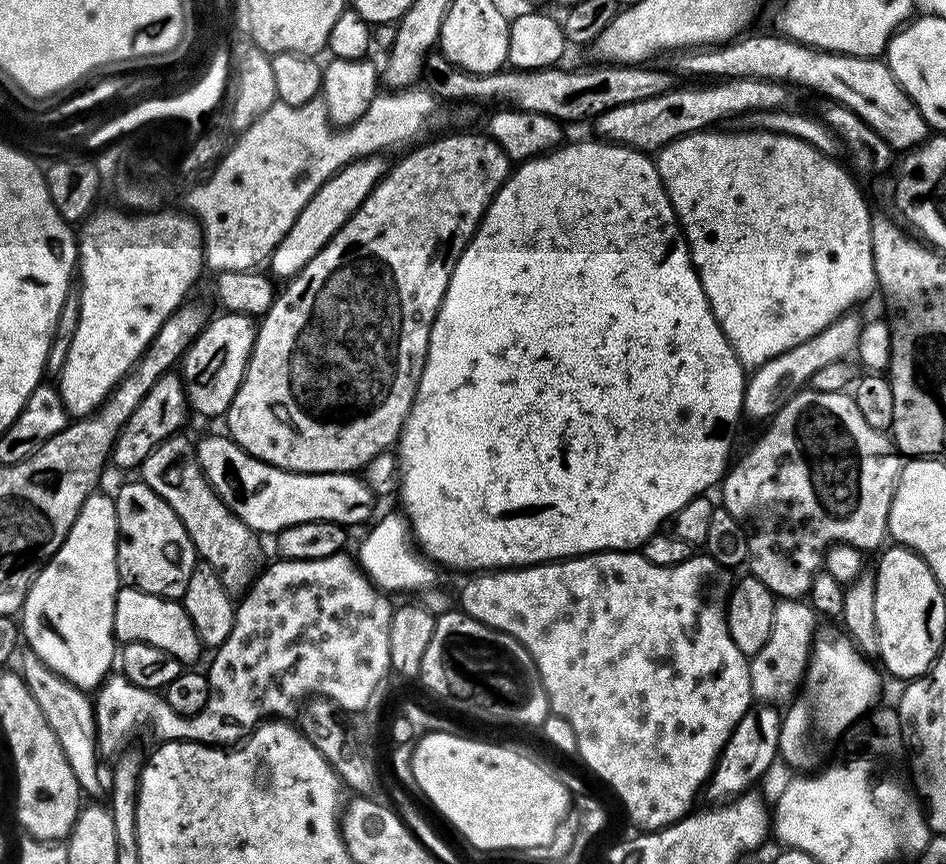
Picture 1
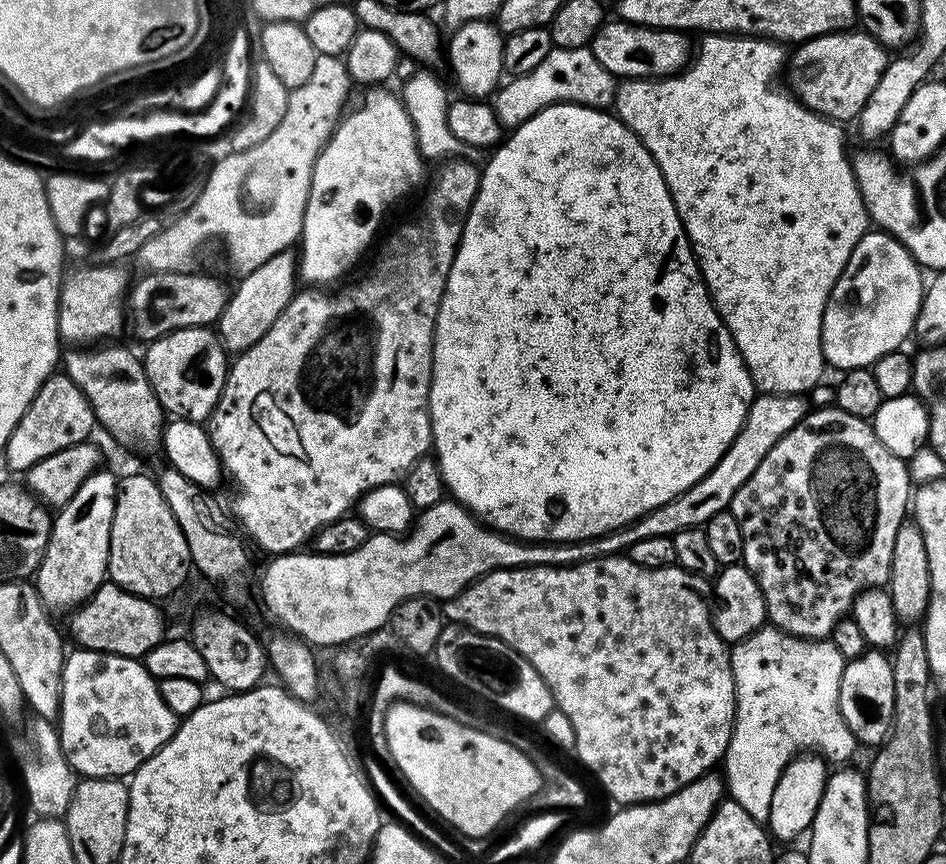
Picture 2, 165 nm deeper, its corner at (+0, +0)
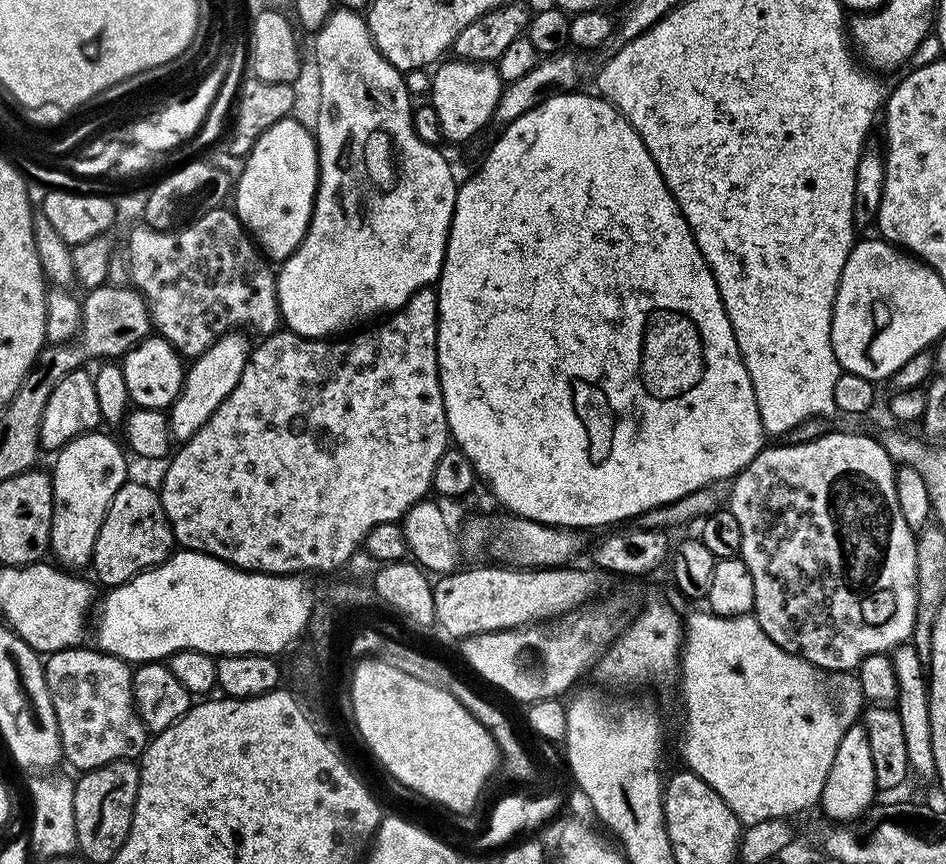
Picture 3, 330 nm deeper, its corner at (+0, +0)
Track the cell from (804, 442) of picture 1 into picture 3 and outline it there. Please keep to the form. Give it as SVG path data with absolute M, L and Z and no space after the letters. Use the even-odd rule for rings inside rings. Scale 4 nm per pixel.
M859 431L828 432L825 436L816 436L805 444L784 444L781 448L765 446L741 472L731 481L732 493L728 496L726 507L734 514L738 527L742 530L742 550L739 559L743 560L750 578L754 578L754 606L758 626L782 650L802 658L828 672L848 672L856 670L868 655L891 653L900 644L913 639L912 631L918 626L916 608L919 606L916 593L918 578L918 558L916 557L917 533L902 518L898 506L898 494L894 486L896 468L888 457L888 452L872 436L859 436Z

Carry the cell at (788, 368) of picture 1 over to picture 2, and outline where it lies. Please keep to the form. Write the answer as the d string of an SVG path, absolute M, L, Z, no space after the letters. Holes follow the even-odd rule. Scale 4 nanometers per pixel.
M883 230L868 231L856 244L844 273L831 288L823 311L823 322L820 327L820 345L825 363L836 367L840 372L850 369L871 367L880 357L897 351L907 336L915 329L916 318L920 313L921 298L926 291L922 282L923 271L904 246L888 232Z

